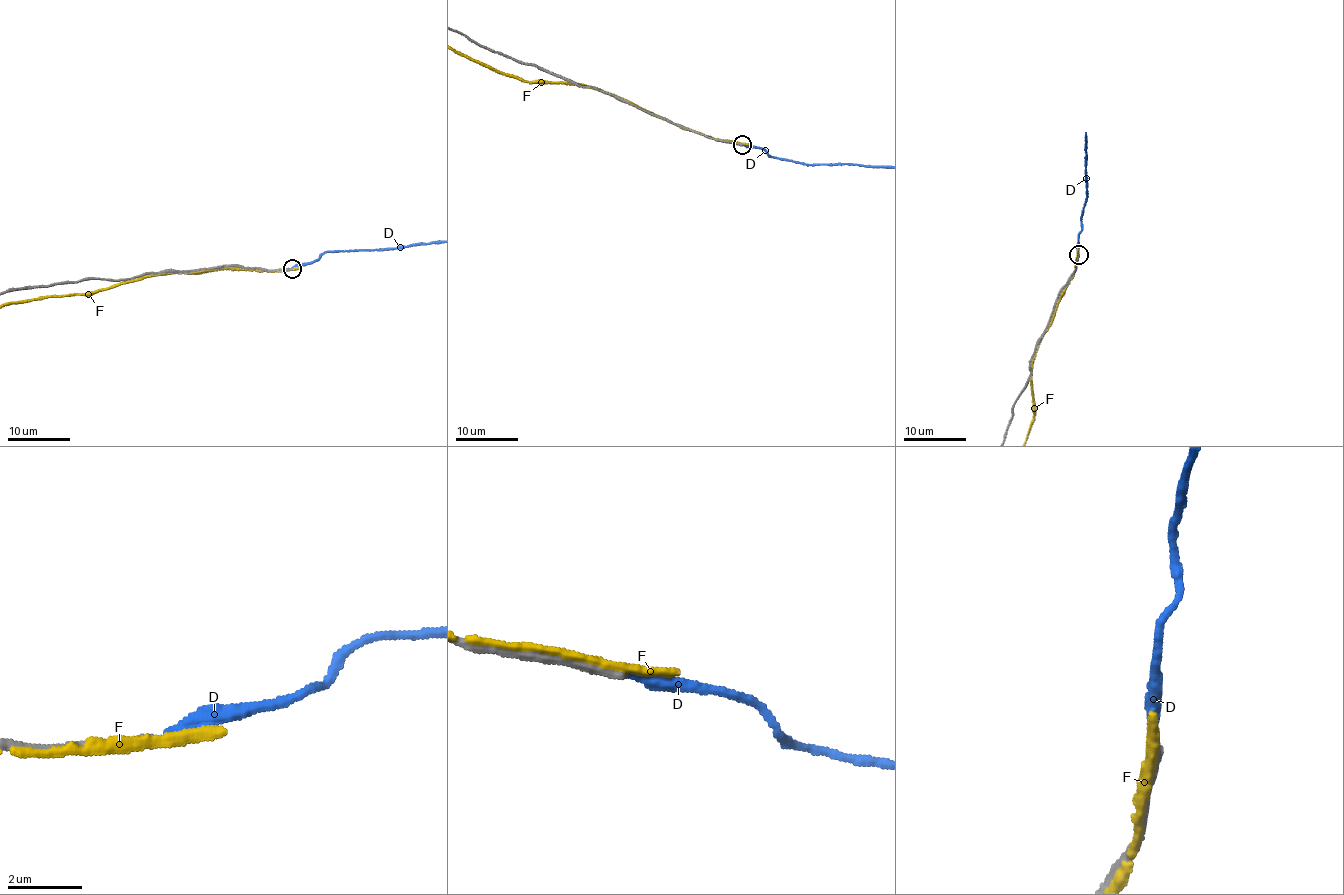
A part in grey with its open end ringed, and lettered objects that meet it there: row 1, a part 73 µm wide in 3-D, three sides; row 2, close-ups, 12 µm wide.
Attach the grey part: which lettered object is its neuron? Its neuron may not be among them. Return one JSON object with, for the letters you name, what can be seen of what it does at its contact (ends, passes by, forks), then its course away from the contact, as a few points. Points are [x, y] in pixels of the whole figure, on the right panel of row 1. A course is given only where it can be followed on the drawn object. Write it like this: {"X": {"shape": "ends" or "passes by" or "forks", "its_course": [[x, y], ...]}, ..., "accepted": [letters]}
{"accepted": []}

